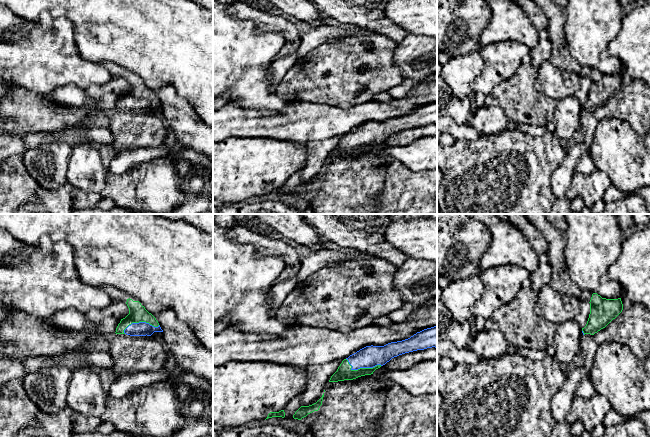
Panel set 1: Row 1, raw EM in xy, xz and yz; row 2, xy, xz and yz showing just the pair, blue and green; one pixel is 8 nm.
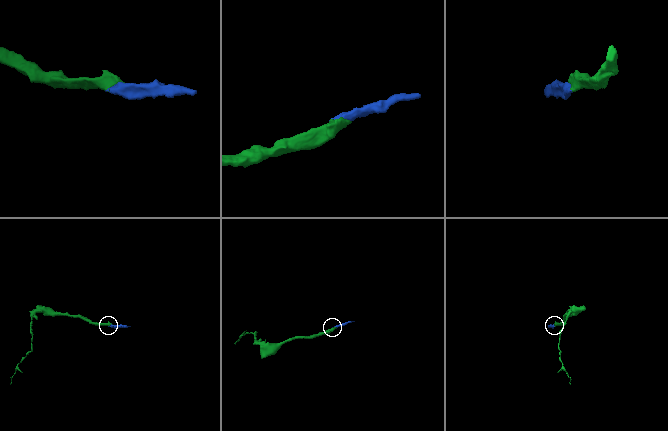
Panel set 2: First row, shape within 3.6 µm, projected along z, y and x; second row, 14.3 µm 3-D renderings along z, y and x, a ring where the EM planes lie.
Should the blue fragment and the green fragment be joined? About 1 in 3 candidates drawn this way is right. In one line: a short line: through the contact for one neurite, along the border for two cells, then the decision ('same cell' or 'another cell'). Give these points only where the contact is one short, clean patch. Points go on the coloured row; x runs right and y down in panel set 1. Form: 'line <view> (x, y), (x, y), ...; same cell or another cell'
line xz (370, 356), (361, 367), (344, 372); same cell

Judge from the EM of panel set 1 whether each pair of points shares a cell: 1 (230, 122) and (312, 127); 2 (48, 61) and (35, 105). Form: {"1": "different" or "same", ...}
{"1": "same", "2": "different"}

